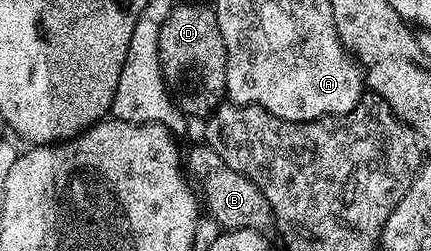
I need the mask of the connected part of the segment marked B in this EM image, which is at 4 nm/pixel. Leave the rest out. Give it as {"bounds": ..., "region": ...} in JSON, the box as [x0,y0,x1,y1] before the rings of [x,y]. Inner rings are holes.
{"bounds":[186,146,273,230],"region":[[[192,146],[192,149],[186,152],[186,172],[198,185],[198,192],[202,197],[202,204],[207,215],[215,220],[221,229],[268,230],[268,227],[270,229],[273,227],[272,211],[262,190],[258,190],[258,186],[254,186],[254,182],[250,182],[250,178],[230,170],[230,166],[226,166],[222,162],[222,158],[218,158],[218,154],[214,154],[212,148]],[[198,183],[200,183],[200,188]]]}

